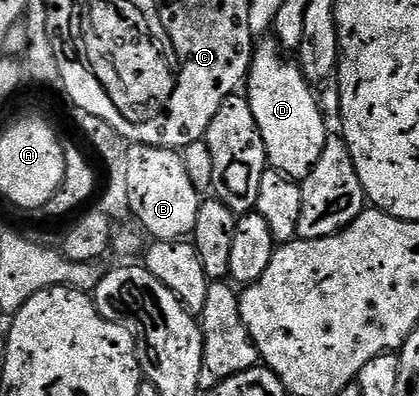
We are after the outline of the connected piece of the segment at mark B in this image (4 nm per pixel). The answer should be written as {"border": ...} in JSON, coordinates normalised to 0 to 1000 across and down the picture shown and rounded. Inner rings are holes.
{"border":[[[341,361],[303,369],[298,381],[305,417],[305,518],[315,553],[322,553],[358,591],[360,606],[411,609],[413,604],[444,604],[461,596],[468,578],[468,538],[477,538],[484,495],[468,477],[468,467],[458,467],[458,457],[449,449],[449,434],[439,429],[439,407],[432,389],[413,371],[375,371]]]}

